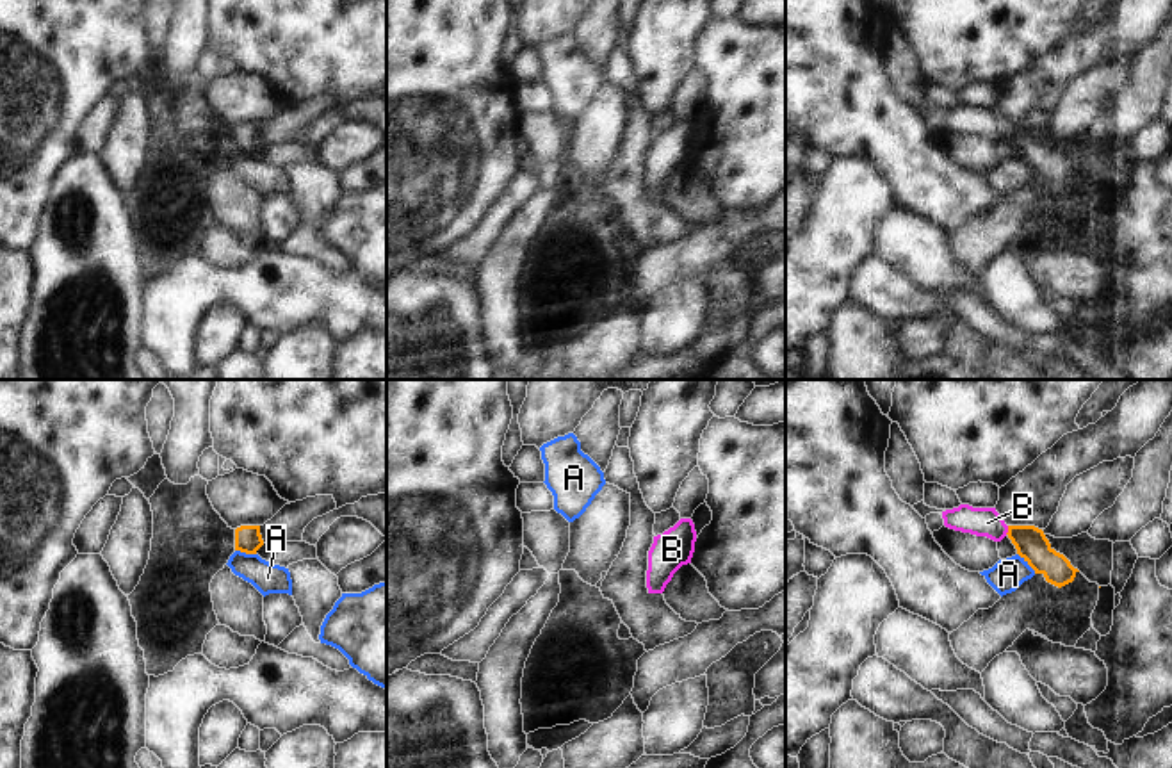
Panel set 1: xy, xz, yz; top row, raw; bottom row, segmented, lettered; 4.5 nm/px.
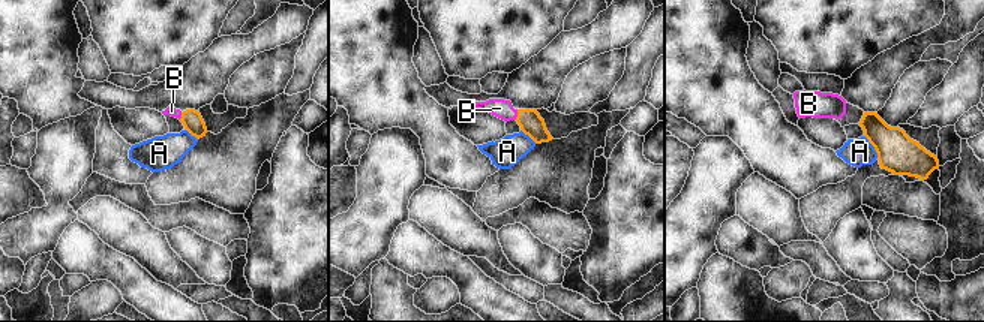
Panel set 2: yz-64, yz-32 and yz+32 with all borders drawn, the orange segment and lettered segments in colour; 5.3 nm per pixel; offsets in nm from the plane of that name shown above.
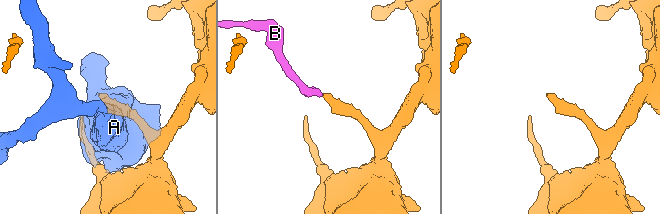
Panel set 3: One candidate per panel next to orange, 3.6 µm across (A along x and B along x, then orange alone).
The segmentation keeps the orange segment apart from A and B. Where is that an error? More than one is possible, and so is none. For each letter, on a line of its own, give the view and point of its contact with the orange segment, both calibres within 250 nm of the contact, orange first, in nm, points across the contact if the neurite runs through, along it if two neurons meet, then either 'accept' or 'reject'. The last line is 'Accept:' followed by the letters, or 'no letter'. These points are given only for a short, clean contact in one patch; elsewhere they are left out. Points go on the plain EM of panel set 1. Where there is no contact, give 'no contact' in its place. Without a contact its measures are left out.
A: meets orange in yz at (1028, 164); 140 nm thick on the orange side, 150 nm on the other; reject
B: meets orange in yz at (1009, 130); 140 nm thick on the orange side, 130 nm on the other; runs through yz (1030, 143), (1009, 130), (996, 130), (987, 123); accept
Accept: B

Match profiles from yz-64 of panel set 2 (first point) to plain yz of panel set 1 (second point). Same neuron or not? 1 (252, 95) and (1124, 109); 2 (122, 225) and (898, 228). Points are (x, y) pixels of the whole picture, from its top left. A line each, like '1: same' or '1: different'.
1: different
2: same

